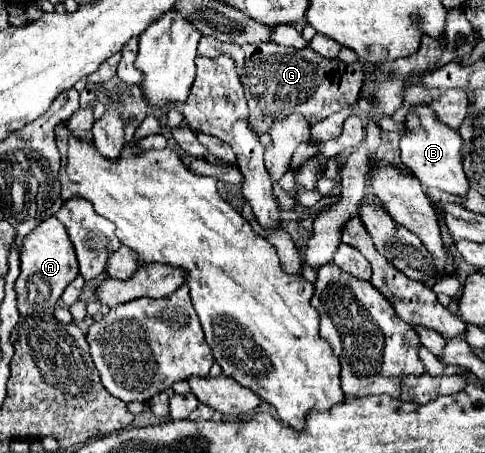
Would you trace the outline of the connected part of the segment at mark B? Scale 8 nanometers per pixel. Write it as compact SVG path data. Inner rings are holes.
M417 105L411 109L407 121L407 131L401 137L401 161L403 165L421 181L425 189L435 187L451 195L467 197L469 183L463 173L461 165L461 153L463 153L463 139L457 131L451 131L447 125L443 125L431 107Z

